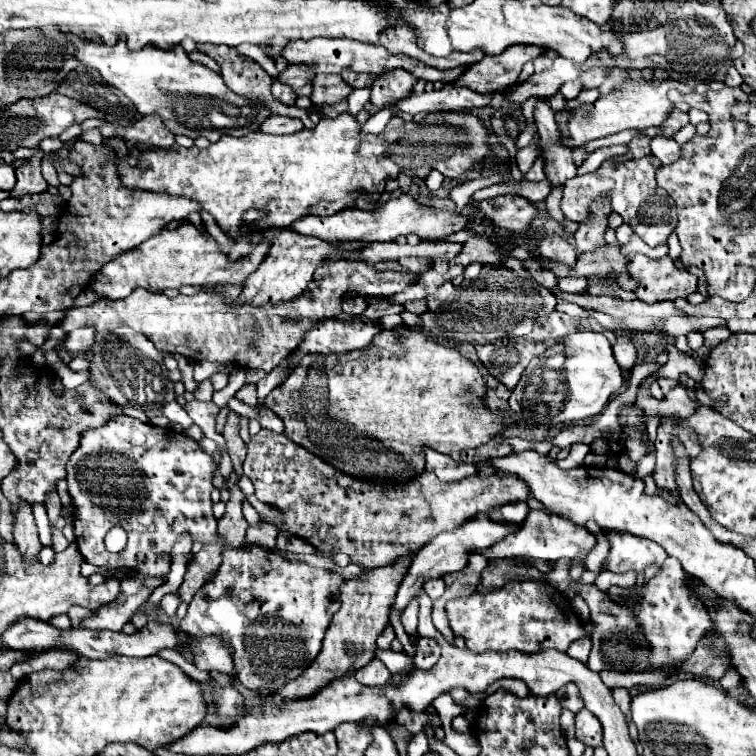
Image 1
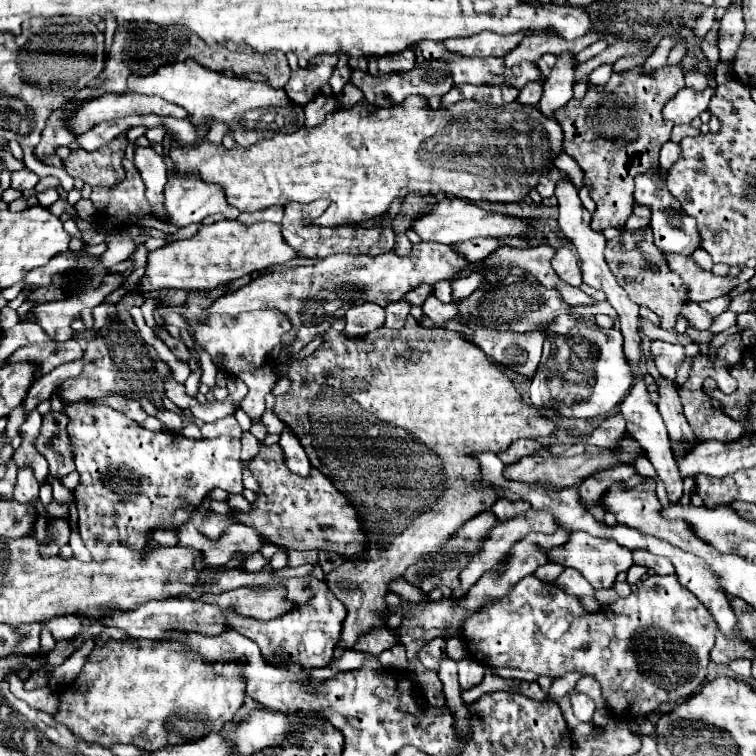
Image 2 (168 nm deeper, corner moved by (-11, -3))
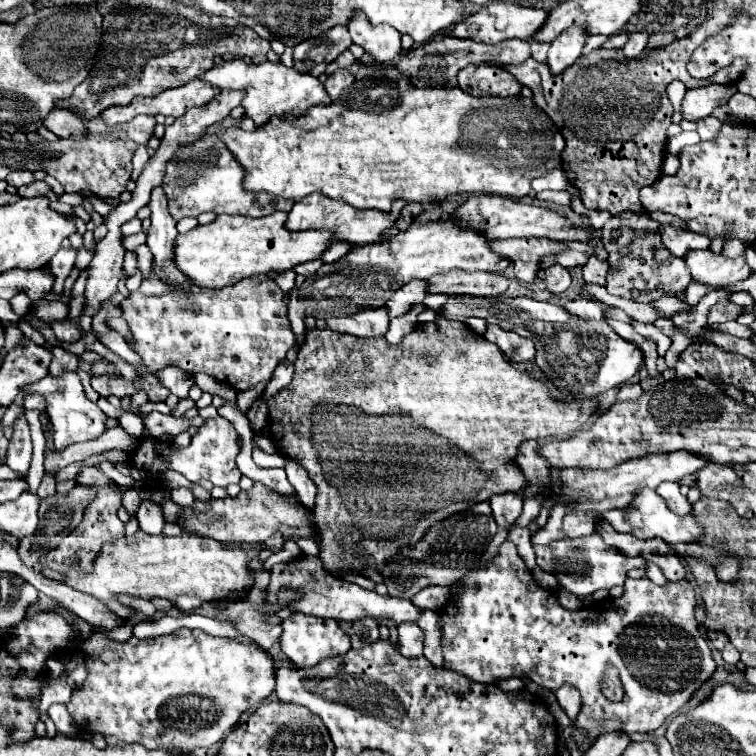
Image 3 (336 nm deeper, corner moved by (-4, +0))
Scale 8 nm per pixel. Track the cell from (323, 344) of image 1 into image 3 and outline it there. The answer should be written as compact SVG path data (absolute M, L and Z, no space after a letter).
M411 280L409 284L401 286L393 296L391 300L385 302L385 308L387 308L387 314L391 318L395 316L403 316L409 312L409 308L417 302L423 302L425 298L425 280Z

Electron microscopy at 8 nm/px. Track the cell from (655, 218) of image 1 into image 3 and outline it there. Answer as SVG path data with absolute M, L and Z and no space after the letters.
M661 224L659 234L661 234L665 248L673 256L683 256L687 250L705 250L711 244L711 240L707 236L673 226L673 224Z

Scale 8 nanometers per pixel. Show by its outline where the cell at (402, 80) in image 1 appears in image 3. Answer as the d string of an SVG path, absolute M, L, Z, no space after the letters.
M353 16L349 22L349 34L355 44L359 44L367 54L371 54L381 64L393 64L401 54L401 34L389 26L369 26L363 16Z

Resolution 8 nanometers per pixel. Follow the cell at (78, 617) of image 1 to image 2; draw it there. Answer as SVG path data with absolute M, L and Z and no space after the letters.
M74 615L56 617L56 619L50 619L48 623L42 623L42 625L46 625L44 629L48 629L56 641L72 639L74 635L78 635L82 631L82 625L80 625L80 621Z

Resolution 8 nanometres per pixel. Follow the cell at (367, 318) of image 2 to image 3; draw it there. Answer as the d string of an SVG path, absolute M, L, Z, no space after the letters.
M367 308L359 310L351 316L341 316L341 318L331 318L329 328L341 334L359 336L359 338L373 338L373 336L383 336L389 328L389 316L385 308Z

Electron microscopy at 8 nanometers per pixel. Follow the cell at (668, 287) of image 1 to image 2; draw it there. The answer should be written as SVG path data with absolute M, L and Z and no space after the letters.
M666 255L668 265L672 271L676 271L684 283L690 287L688 291L688 301L694 303L702 303L702 301L710 301L716 297L722 297L726 293L730 293L732 289L736 289L738 285L746 283L752 279L754 269L744 267L740 271L738 277L728 279L728 277L716 277L712 271L702 269L692 257L684 257L684 255Z

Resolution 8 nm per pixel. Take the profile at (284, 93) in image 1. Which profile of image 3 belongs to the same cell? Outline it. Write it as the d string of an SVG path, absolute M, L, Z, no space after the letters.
M345 26L331 28L329 32L303 40L301 44L295 46L293 68L303 74L321 76L325 68L349 46L351 46L351 36L347 28Z

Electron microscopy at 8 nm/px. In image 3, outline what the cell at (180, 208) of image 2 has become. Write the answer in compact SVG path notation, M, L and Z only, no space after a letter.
M205 134L197 142L183 146L173 160L169 160L169 170L163 180L163 190L169 198L169 212L175 220L197 218L201 212L215 214L247 214L251 216L251 196L241 192L241 166L217 136Z

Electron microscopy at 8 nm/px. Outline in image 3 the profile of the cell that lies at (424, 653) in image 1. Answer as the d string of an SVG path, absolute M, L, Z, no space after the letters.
M401 624L399 630L399 652L405 658L417 658L423 654L423 630L417 624Z

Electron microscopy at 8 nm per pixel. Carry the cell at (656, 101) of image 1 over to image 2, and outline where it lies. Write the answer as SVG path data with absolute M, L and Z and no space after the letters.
M688 87L680 89L676 93L676 97L672 97L666 107L664 107L664 119L682 125L682 123L690 123L694 117L698 117L702 111L708 109L708 103L714 95L714 89L706 87L704 91L692 91Z

